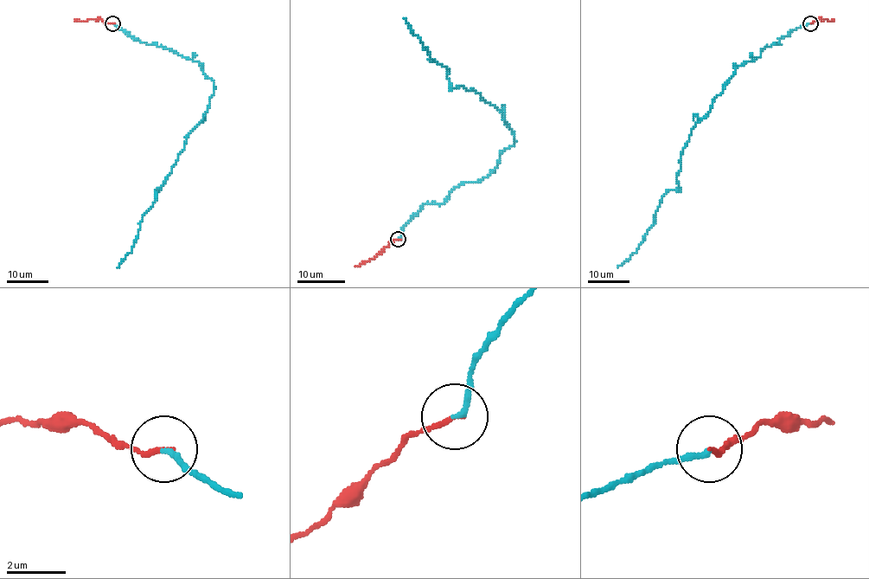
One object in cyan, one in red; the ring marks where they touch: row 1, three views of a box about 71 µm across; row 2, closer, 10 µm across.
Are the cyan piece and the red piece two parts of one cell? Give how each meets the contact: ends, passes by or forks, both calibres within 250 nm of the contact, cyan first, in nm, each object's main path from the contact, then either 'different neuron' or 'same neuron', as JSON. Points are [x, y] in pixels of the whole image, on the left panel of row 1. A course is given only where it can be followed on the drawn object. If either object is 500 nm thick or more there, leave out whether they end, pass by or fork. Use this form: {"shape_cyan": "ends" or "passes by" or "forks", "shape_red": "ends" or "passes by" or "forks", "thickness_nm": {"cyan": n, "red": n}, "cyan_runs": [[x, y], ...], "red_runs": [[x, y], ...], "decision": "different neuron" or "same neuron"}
{"shape_cyan": "ends", "shape_red": "ends", "thickness_nm": {"cyan": 200, "red": 170}, "cyan_runs": [[112, 22], [140, 41], [198, 61], [214, 86], [204, 118], [186, 138], [142, 218], [132, 251], [118, 266]], "red_runs": [[112, 22], [91, 18], [75, 20]], "decision": "same neuron"}

